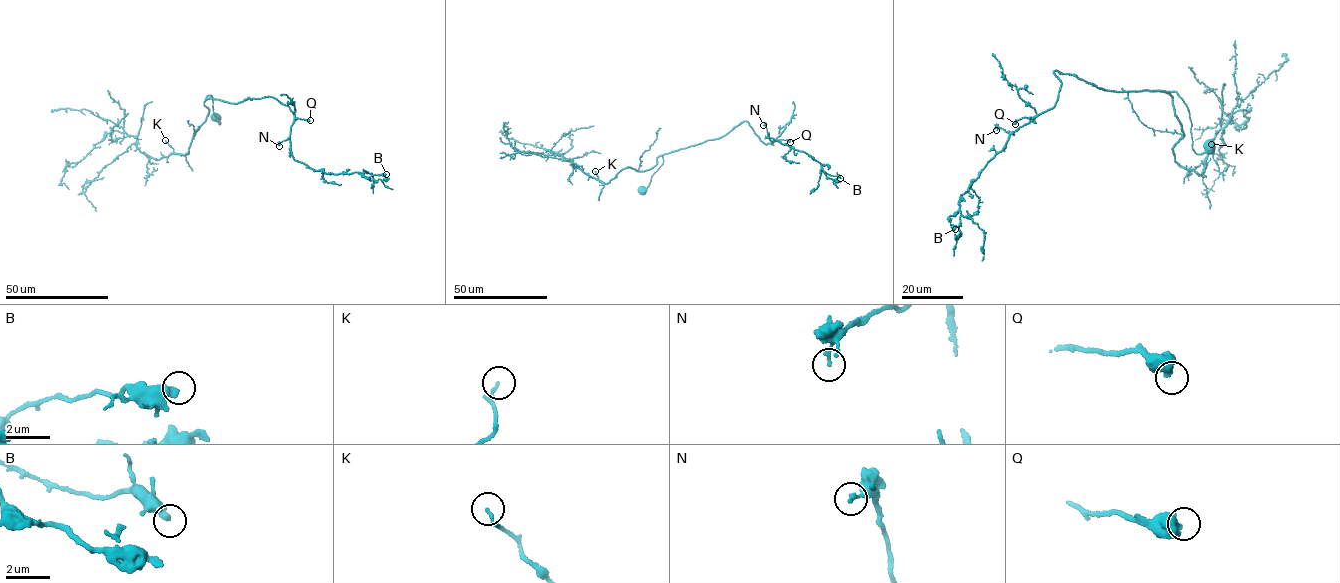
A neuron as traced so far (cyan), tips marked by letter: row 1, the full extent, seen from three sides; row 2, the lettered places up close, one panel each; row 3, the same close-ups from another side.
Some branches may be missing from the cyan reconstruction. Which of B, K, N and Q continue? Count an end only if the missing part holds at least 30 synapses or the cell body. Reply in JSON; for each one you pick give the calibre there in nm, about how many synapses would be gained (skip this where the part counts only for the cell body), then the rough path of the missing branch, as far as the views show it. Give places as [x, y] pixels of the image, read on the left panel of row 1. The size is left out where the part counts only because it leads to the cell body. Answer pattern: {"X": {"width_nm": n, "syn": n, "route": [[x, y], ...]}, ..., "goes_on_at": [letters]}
{"Q": {"width_nm": 600, "syn": 40, "route": [[310, 120], [339, 131], [347, 144], [342, 138]]}, "goes_on_at": ["Q"]}

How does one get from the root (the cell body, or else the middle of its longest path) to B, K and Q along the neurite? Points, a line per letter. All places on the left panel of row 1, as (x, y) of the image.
B: (216, 117), (207, 95), (237, 104), (270, 96), (293, 112), (295, 160), (329, 174), (386, 174)
K: (216, 117), (207, 95), (208, 115), (188, 153), (174, 152), (165, 140)
Q: (216, 117), (220, 124), (212, 96), (207, 95), (237, 104), (270, 96), (289, 106), (296, 118), (310, 120)

